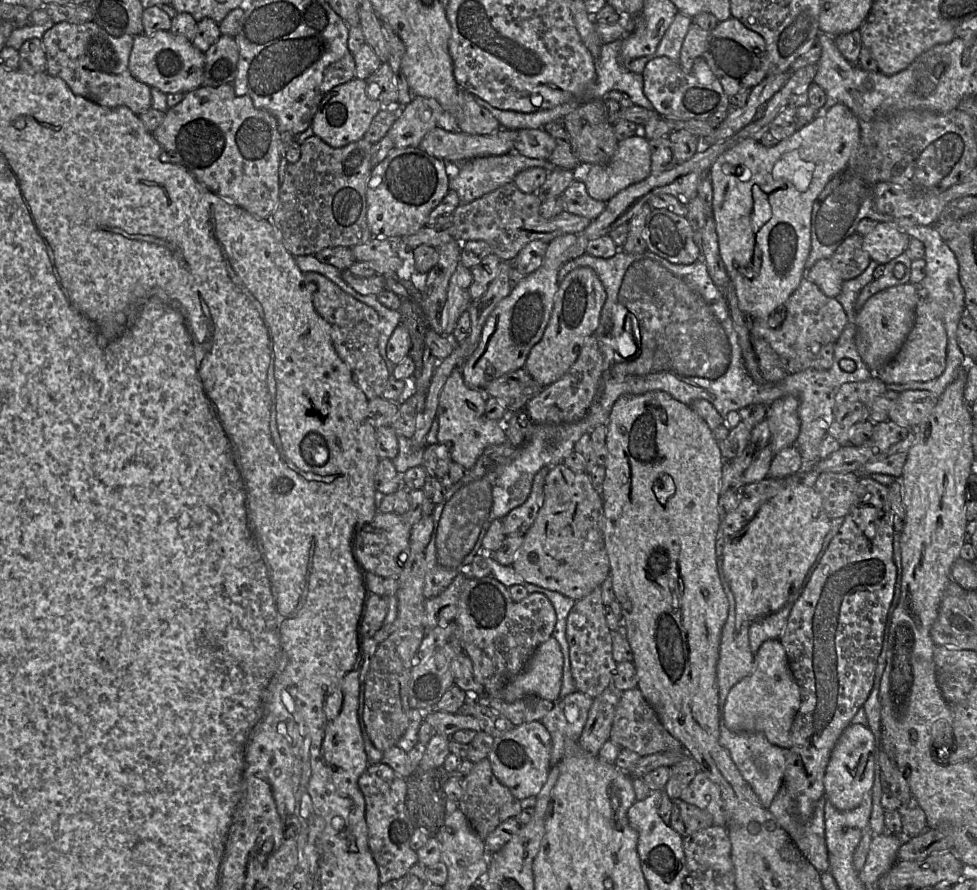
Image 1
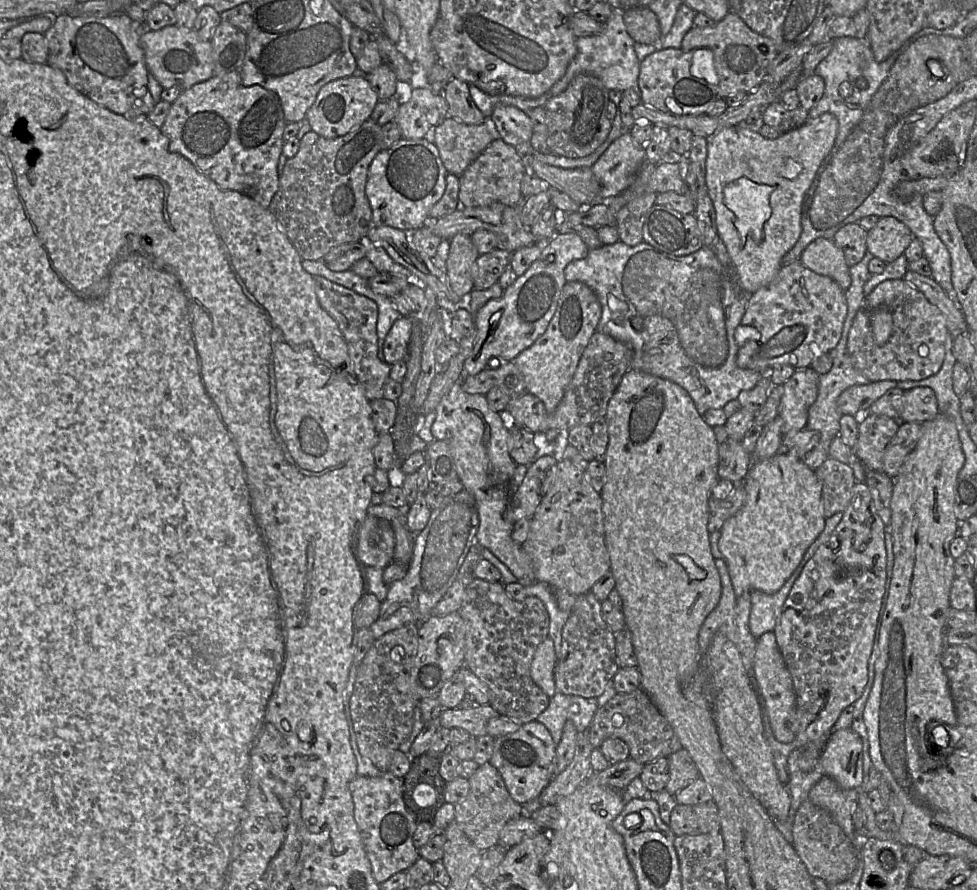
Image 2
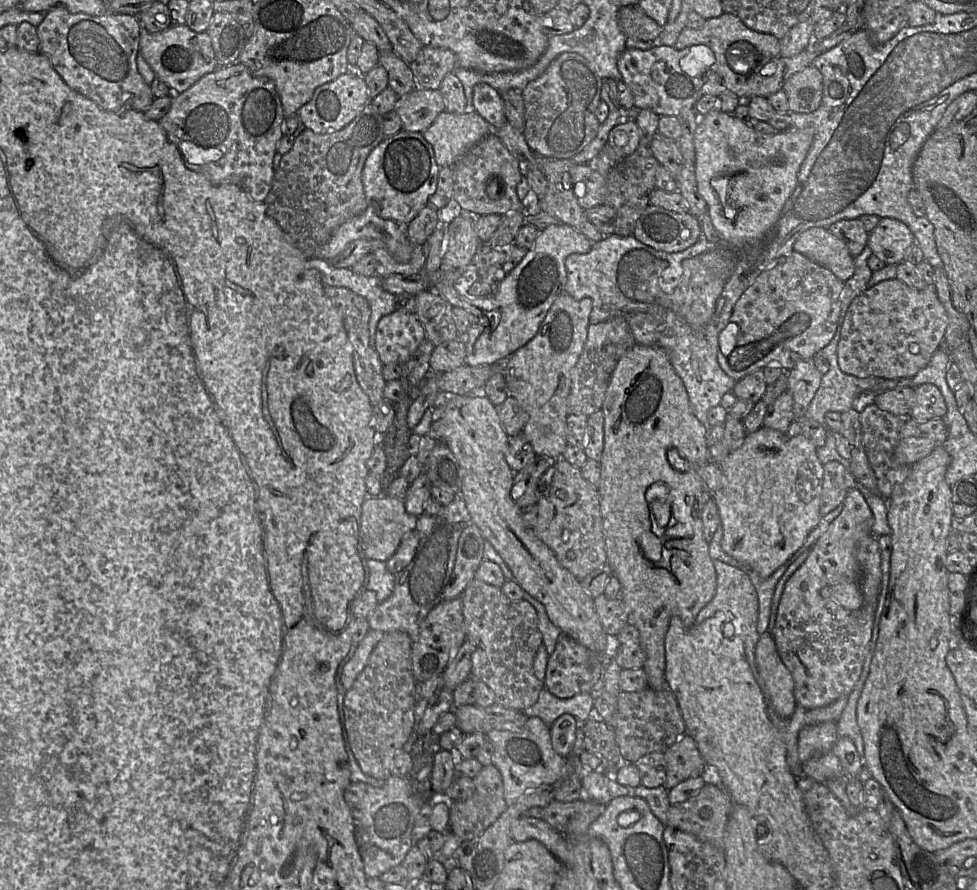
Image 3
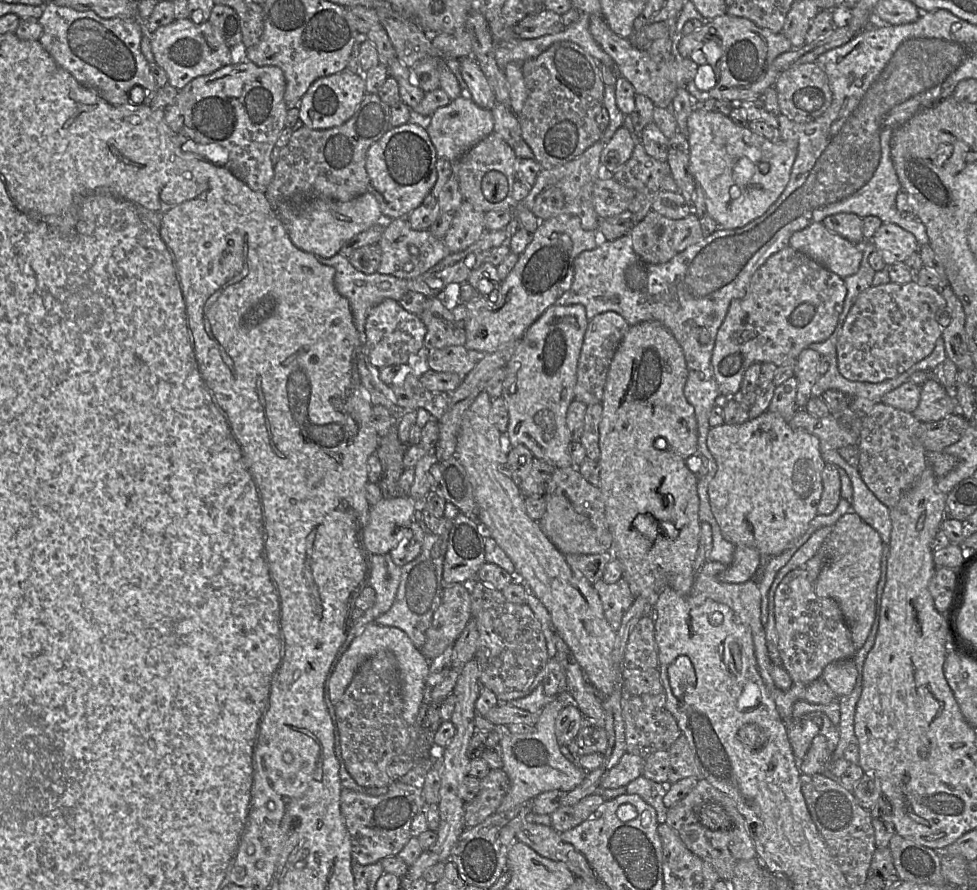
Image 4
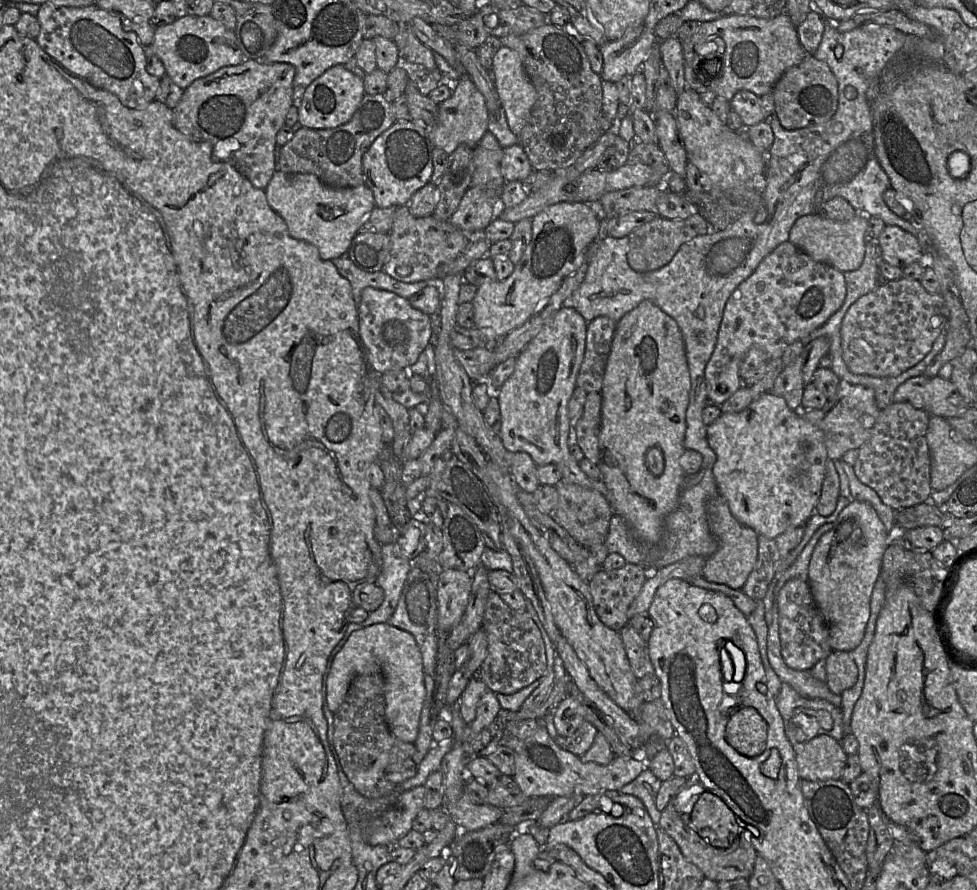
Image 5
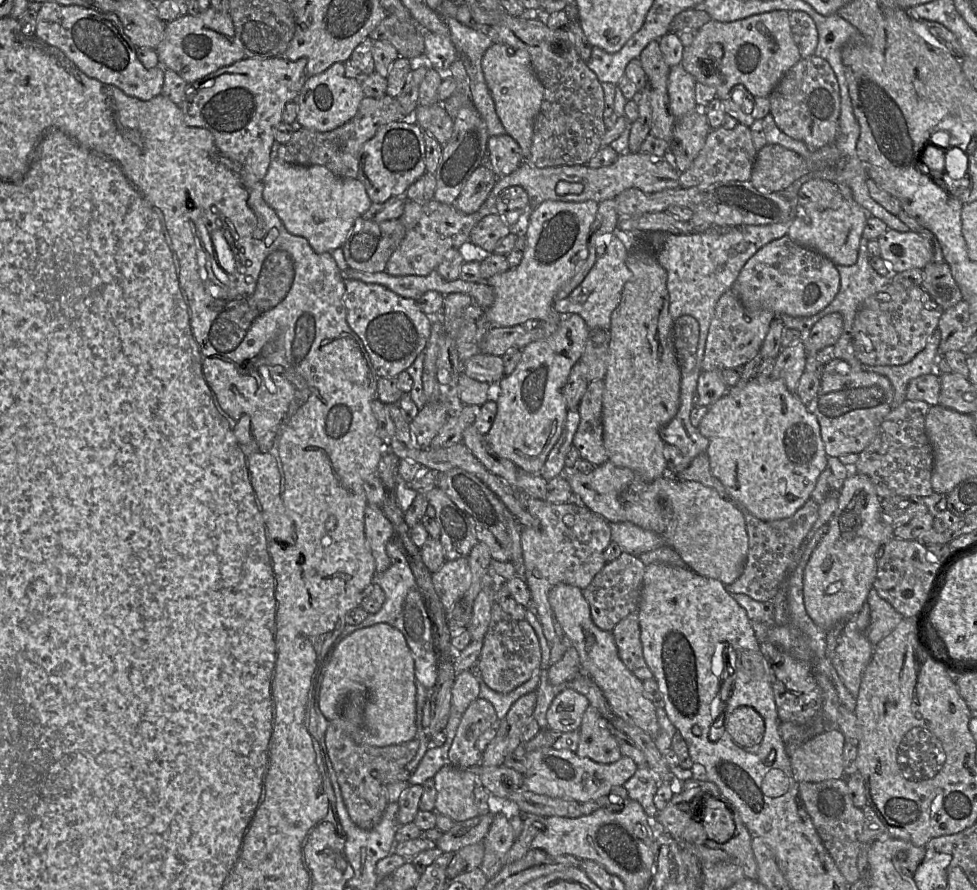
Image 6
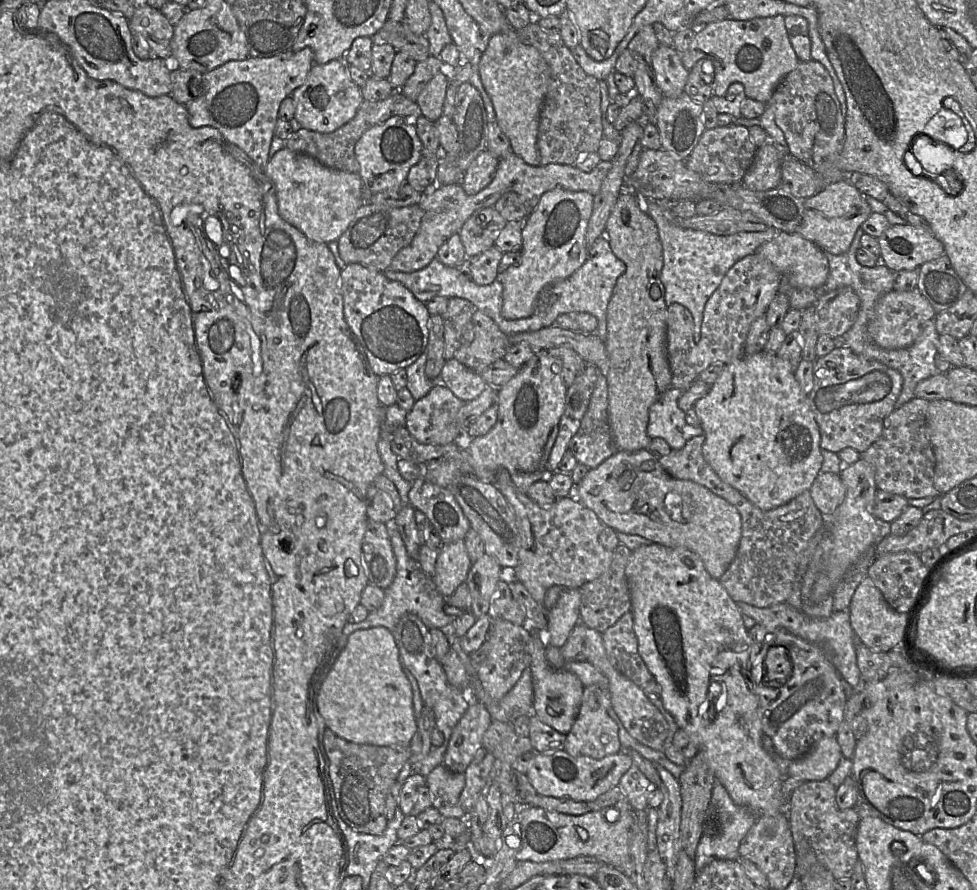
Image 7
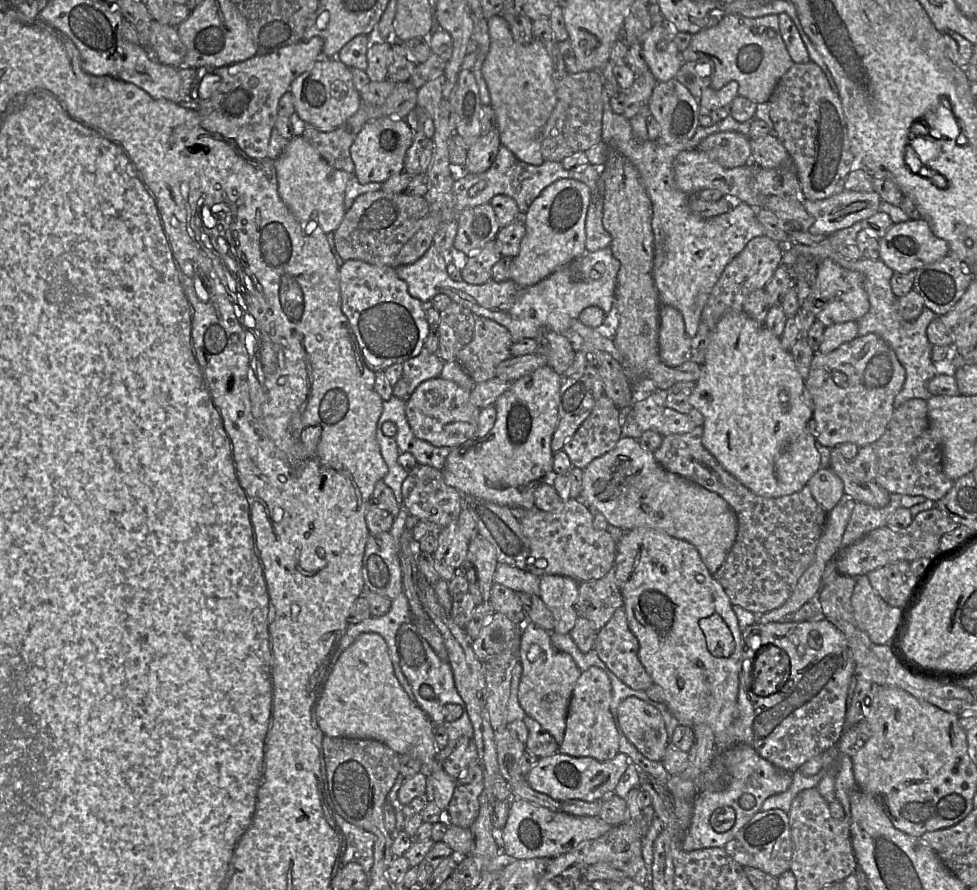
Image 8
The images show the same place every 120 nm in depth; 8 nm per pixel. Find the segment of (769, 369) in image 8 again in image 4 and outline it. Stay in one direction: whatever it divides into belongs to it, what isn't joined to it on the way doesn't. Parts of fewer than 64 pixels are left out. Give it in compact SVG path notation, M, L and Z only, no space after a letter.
M767 410L757 418L749 419L743 424L731 425L723 423L716 427L710 427L707 436L707 446L717 464L716 474L710 481L708 487L709 501L724 539L732 543L734 546L752 547L763 557L777 556L793 545L795 541L805 533L810 521L818 515L817 509L823 491L822 472L826 463L822 457L819 439L805 430L793 429L780 414Z

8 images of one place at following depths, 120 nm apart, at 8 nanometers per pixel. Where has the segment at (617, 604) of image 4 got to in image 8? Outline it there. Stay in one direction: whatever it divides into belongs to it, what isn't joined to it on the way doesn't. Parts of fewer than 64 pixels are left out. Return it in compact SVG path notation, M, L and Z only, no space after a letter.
M615 565L603 578L579 583L576 609L579 616L592 621L598 631L623 606L624 599L616 580Z

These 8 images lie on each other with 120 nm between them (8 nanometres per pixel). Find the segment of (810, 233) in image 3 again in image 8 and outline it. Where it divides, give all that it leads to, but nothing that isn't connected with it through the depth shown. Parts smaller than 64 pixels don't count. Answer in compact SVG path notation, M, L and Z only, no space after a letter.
M844 189L822 200L803 200L807 212L814 218L810 232L832 235L879 211L882 199L875 192L857 192Z

